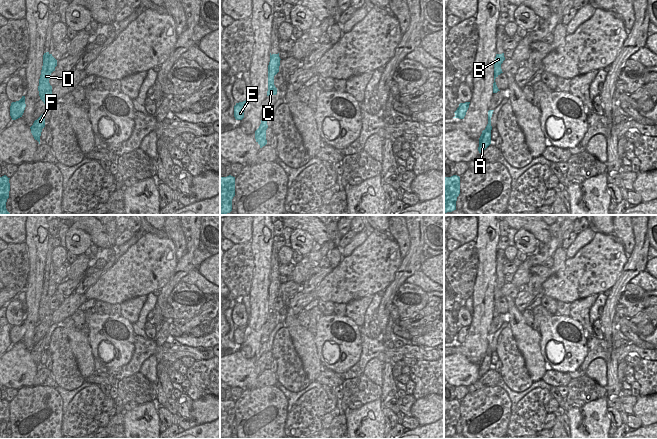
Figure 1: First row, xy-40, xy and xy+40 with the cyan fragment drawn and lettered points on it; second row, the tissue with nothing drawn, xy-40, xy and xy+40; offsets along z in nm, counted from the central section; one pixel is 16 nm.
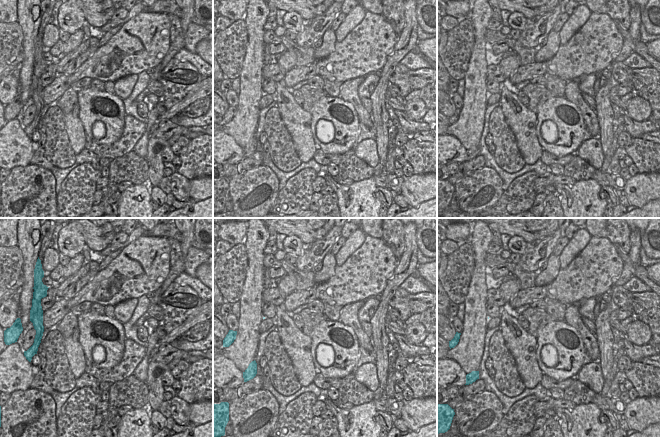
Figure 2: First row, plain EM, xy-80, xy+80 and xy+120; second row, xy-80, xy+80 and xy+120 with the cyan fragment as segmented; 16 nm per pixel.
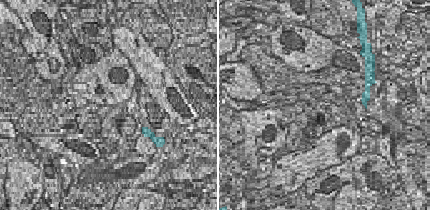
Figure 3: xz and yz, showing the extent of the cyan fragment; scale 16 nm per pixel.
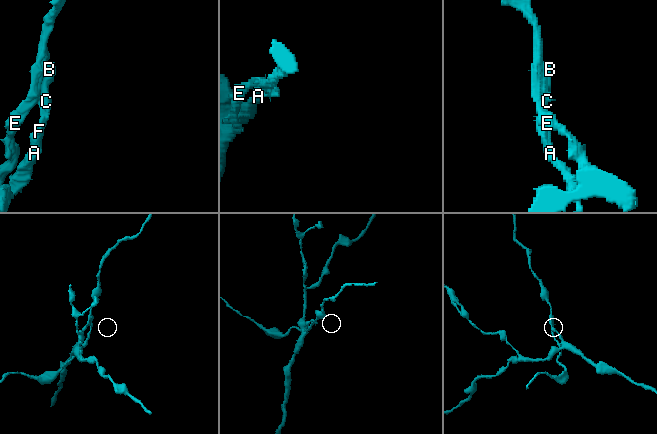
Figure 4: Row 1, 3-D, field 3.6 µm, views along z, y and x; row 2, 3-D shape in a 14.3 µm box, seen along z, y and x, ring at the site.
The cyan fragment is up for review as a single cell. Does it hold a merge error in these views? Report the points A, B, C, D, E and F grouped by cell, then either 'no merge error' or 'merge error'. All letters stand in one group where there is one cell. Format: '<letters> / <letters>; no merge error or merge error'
A B C D F / E; merge error

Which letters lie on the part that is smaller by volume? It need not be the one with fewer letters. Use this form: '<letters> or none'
A, B, C, D, F

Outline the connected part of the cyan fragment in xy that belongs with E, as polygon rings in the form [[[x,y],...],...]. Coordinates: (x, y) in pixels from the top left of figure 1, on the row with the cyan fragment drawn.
[[[248,98],[243,102],[236,103],[236,105],[234,106],[234,117],[236,120],[242,120],[244,118],[244,111],[247,101]]]

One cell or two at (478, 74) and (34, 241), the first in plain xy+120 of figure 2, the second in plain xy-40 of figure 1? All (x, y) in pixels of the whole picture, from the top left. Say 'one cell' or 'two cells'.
one cell

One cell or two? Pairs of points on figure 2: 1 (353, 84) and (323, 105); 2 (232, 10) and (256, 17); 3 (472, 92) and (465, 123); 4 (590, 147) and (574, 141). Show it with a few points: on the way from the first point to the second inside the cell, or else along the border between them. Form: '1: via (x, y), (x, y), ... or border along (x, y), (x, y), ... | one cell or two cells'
1: border along (340, 96), (348, 101), (357, 113) | two cells
2: border along (246, 10), (241, 18) | two cells
3: via (472, 100), (472, 115) | one cell
4: border along (583, 142), (576, 151) | two cells

